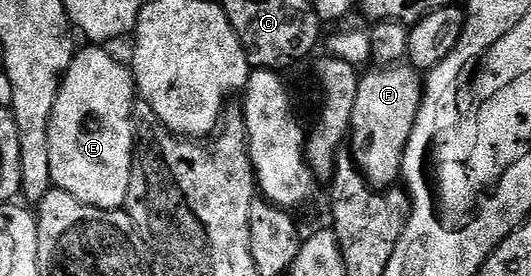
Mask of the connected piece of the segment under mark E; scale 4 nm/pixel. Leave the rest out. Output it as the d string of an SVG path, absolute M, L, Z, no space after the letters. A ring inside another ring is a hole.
M84 45L72 56L68 71L58 89L52 116L48 122L48 148L50 149L50 177L59 190L70 193L87 207L103 211L121 210L130 189L130 169L134 146L134 118L132 102L137 102L136 81L131 70L124 67L100 45Z

